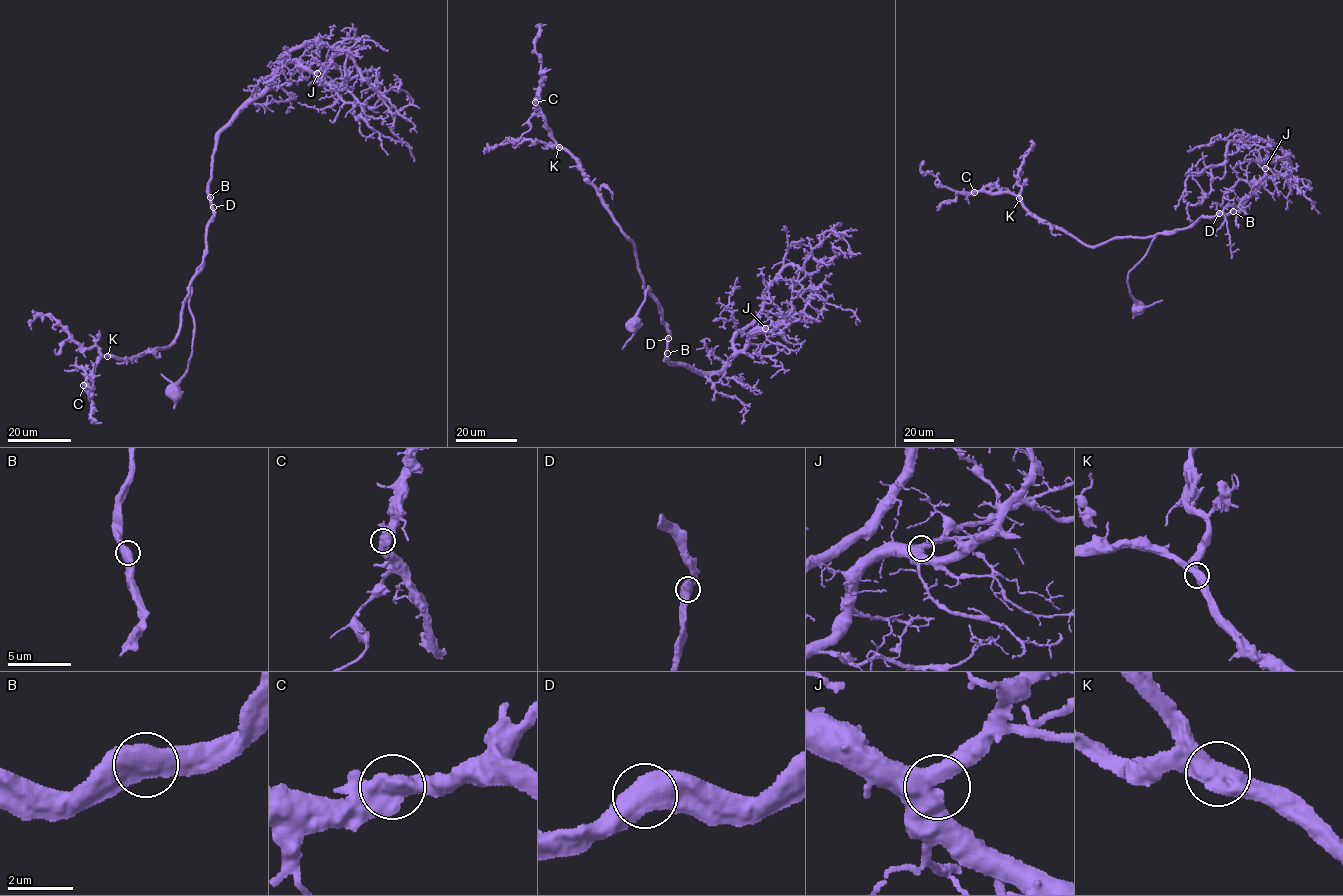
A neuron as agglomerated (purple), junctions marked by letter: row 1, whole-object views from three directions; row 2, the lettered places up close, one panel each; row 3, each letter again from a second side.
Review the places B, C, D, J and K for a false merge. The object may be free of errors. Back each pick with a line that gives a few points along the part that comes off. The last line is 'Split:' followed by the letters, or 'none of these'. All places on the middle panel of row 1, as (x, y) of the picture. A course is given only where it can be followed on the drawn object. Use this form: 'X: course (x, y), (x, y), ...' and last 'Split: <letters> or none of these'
Split: none of these

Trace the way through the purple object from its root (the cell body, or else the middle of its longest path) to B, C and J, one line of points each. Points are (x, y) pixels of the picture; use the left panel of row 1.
B: (174, 393), (176, 382), (187, 369), (192, 351), (191, 281), (204, 256), (206, 227), (214, 213), (210, 197)
C: (174, 393), (192, 351), (189, 285), (173, 343), (132, 361), (105, 355), (83, 385)
J: (174, 393), (192, 351), (191, 281), (214, 213), (208, 184), (217, 138), (286, 63), (317, 73)

